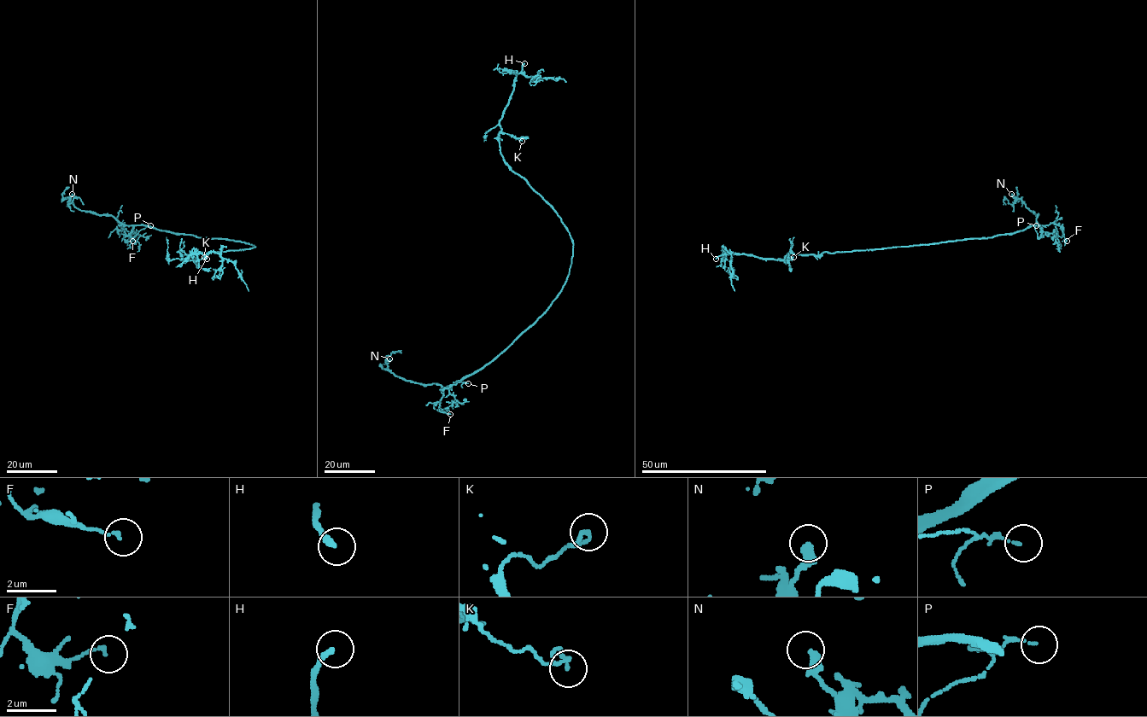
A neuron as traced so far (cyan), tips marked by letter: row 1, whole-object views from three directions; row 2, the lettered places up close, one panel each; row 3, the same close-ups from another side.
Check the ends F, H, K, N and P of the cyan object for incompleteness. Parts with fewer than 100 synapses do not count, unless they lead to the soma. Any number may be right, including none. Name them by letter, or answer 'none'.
H

